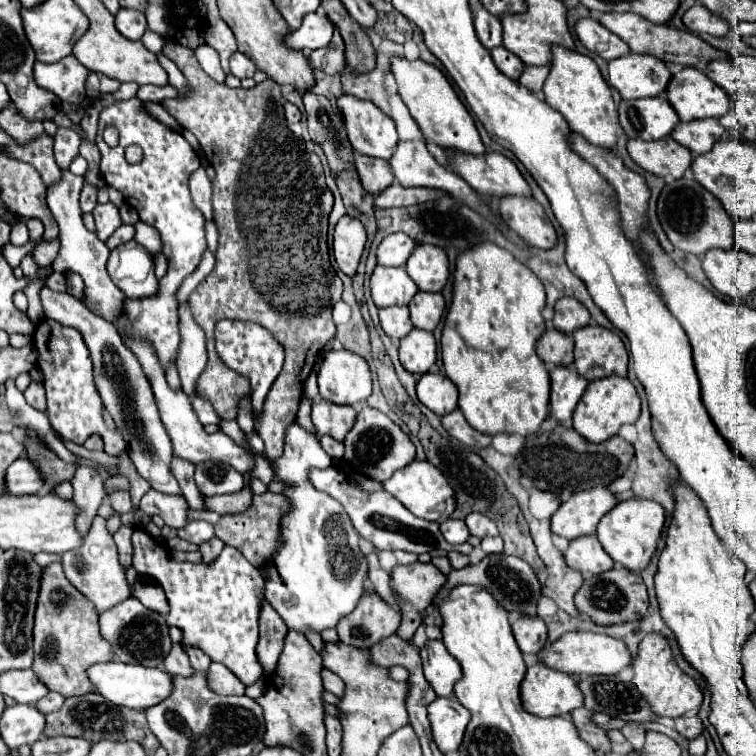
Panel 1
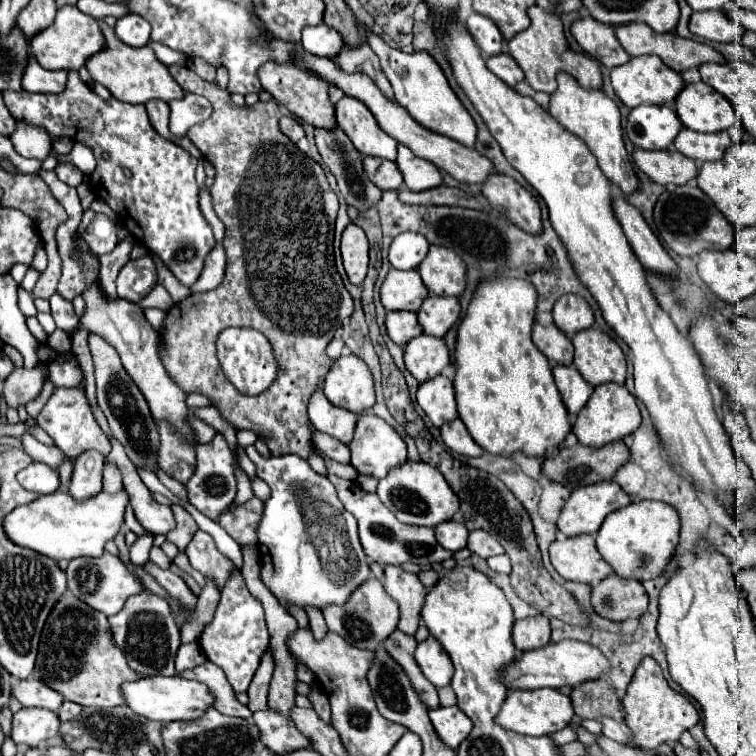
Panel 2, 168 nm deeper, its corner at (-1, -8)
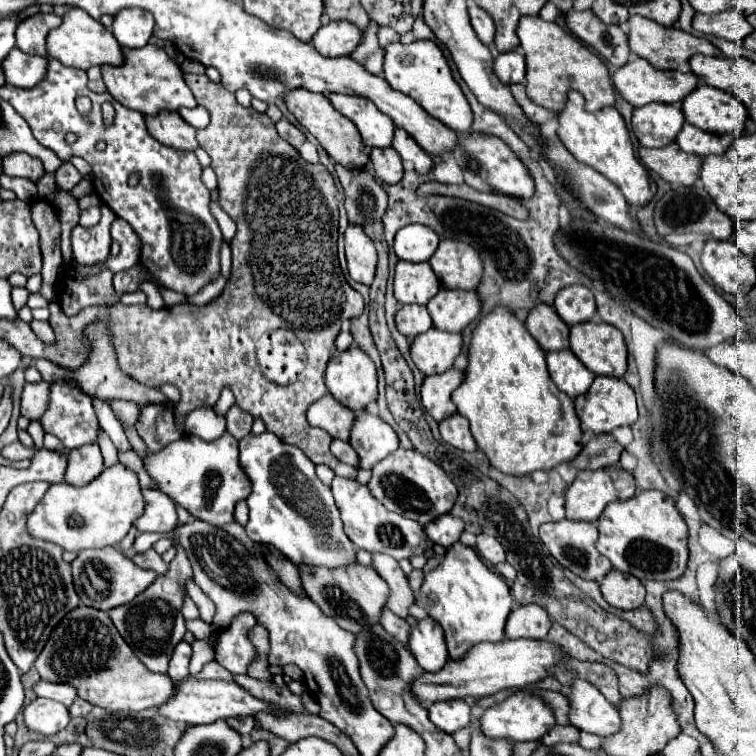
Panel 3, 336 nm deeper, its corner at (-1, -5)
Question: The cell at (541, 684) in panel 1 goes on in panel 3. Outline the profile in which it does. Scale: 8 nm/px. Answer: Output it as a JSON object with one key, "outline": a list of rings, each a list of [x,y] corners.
{"outline":[[[517,692],[509,696],[507,700],[487,708],[479,716],[479,726],[485,736],[489,738],[507,738],[513,742],[531,742],[531,740],[541,740],[553,726],[555,726],[555,716],[547,704],[543,704],[541,698],[531,696],[527,692]]]}

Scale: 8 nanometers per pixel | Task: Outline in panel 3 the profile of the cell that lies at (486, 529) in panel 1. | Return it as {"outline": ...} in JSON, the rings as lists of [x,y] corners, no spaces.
{"outline":[[[479,534],[477,536],[477,550],[479,554],[489,560],[491,564],[499,564],[505,560],[505,552],[503,552],[503,546],[493,538],[493,536],[487,536],[487,534]]]}

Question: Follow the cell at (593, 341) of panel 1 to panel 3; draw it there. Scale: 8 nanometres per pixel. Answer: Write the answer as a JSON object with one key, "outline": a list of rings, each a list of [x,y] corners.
{"outline":[[[601,320],[571,326],[571,352],[597,376],[621,378],[627,370],[623,334]]]}

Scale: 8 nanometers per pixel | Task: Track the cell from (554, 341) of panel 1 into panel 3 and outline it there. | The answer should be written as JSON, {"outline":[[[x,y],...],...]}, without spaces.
{"outline":[[[537,304],[529,312],[525,326],[545,352],[569,348],[569,326],[561,320],[553,306]]]}

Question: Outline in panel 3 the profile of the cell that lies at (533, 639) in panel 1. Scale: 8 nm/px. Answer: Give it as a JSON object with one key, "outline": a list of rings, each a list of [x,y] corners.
{"outline":[[[527,604],[511,610],[507,624],[505,624],[505,636],[507,638],[545,638],[551,628],[551,618],[543,608],[537,604]]]}

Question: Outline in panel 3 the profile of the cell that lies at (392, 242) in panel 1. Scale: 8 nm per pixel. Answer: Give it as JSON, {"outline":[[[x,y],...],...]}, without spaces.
{"outline":[[[409,224],[401,228],[395,236],[395,254],[399,260],[425,262],[437,250],[439,236],[431,232],[425,224]]]}

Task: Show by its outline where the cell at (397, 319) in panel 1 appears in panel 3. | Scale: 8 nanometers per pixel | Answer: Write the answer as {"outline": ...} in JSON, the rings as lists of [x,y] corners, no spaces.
{"outline":[[[419,304],[401,306],[397,310],[395,322],[397,322],[399,332],[405,334],[407,338],[415,338],[417,334],[427,332],[433,326],[433,320],[431,320],[427,308],[425,306],[419,306]]]}

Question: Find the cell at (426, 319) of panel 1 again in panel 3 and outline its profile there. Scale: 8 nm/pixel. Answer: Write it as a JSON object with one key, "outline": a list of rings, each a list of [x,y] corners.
{"outline":[[[441,288],[427,304],[433,326],[445,332],[461,332],[481,312],[481,298],[475,290]]]}

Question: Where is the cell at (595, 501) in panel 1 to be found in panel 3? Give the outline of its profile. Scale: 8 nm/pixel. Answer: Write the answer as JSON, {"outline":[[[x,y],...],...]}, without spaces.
{"outline":[[[615,464],[615,468],[599,468],[595,472],[579,472],[579,476],[575,478],[575,482],[565,492],[567,518],[569,520],[587,520],[587,522],[593,522],[593,520],[597,520],[601,516],[603,508],[609,502],[629,500],[631,496],[635,496],[635,492],[637,492],[637,486],[635,486],[633,474],[627,472],[627,470],[623,470],[617,464]]]}

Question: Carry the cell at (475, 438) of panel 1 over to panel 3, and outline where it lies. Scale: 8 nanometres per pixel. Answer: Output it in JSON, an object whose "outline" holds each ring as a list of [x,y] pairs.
{"outline":[[[455,414],[455,416],[449,416],[447,420],[441,420],[439,430],[441,430],[441,438],[447,444],[451,444],[459,450],[465,450],[465,452],[477,450],[477,444],[471,436],[471,430],[469,430],[469,422],[461,414]]]}

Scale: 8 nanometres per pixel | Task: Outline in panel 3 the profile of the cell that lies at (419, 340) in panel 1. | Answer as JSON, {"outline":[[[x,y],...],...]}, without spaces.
{"outline":[[[437,328],[419,334],[411,344],[411,356],[415,366],[423,374],[441,374],[453,366],[453,360],[463,348],[461,334],[439,332]]]}

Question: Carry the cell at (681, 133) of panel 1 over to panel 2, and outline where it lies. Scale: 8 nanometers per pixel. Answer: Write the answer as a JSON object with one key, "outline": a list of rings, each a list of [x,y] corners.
{"outline":[[[683,127],[681,133],[675,137],[673,145],[685,157],[705,163],[705,161],[719,161],[723,157],[725,149],[731,145],[731,141],[729,141],[729,131],[695,133],[695,131]]]}

